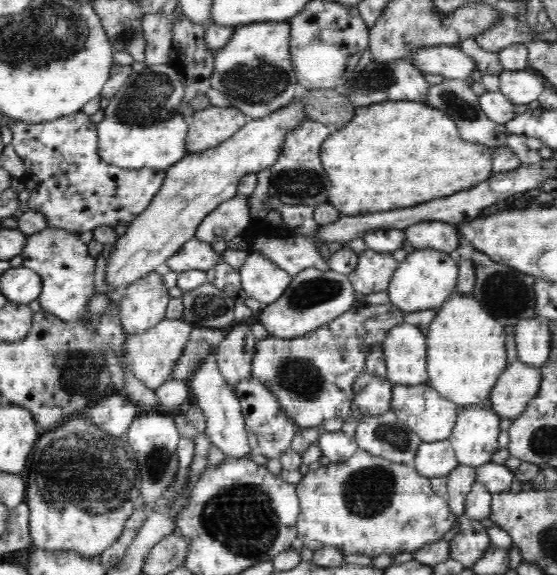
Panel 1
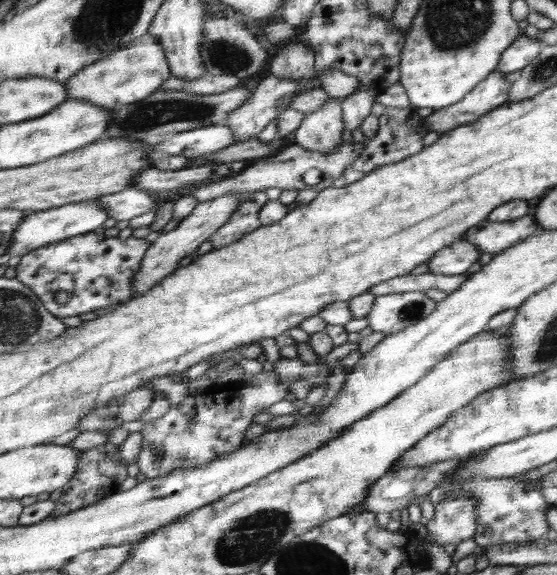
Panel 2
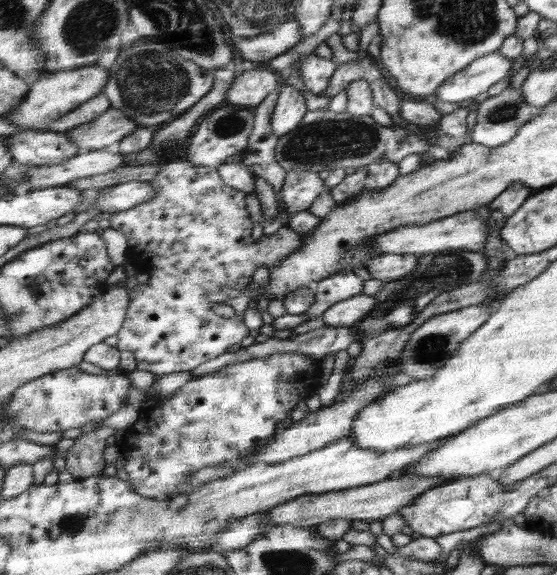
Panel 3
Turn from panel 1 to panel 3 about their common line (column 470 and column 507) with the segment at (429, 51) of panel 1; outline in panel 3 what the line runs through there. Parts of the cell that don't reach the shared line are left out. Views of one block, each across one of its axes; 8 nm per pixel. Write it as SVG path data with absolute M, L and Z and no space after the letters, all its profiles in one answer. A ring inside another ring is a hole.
M499 51L476 58L466 68L446 78L435 94L442 102L467 104L480 99L492 84L508 76L513 62L514 59L504 57Z

